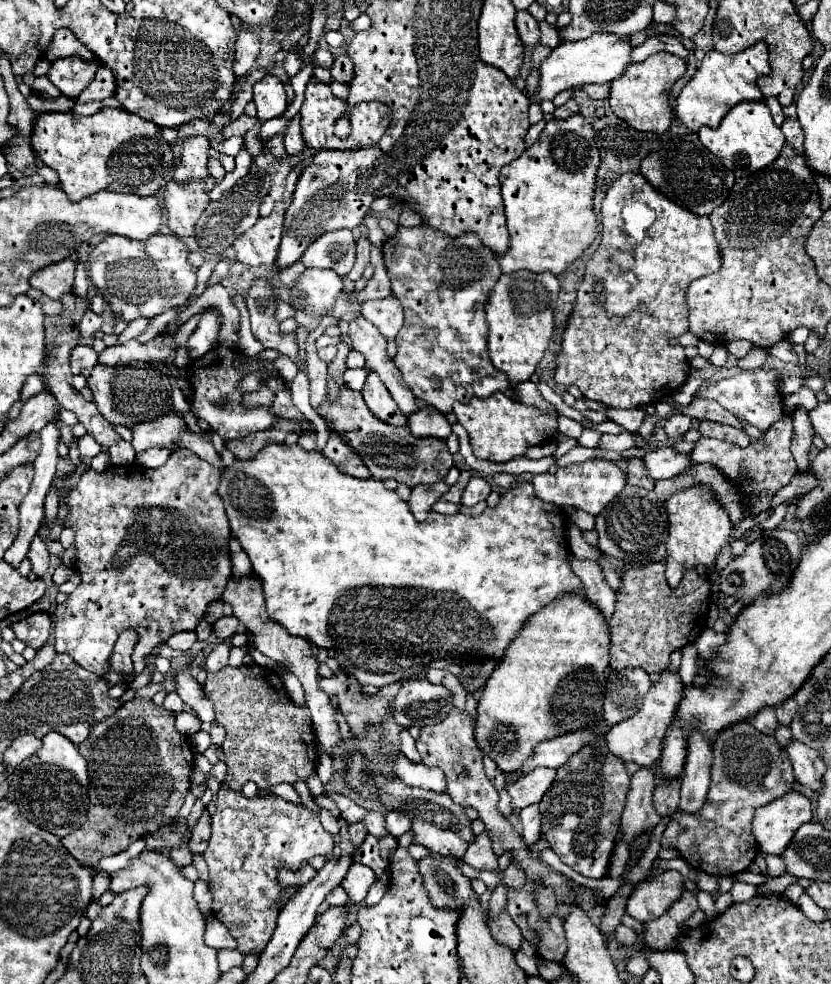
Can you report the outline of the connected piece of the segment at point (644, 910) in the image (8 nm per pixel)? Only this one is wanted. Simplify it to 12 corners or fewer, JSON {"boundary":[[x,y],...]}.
{"boundary":[[676,870],[634,886],[626,912],[638,922],[654,920],[682,894]]}

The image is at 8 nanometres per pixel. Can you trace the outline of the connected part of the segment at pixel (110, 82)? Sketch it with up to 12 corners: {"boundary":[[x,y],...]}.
{"boundary":[[100,66],[96,78],[76,98],[86,104],[114,94],[110,68]]}

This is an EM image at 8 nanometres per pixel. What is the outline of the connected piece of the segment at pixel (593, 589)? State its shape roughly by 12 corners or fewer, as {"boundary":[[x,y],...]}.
{"boundary":[[574,558],[572,570],[584,584],[586,600],[610,626],[616,592],[600,566]]}

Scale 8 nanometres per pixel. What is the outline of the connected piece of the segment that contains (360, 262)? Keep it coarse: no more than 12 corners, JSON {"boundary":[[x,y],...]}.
{"boundary":[[356,242],[356,262],[348,278],[358,280],[364,266],[370,262],[370,242]]}

